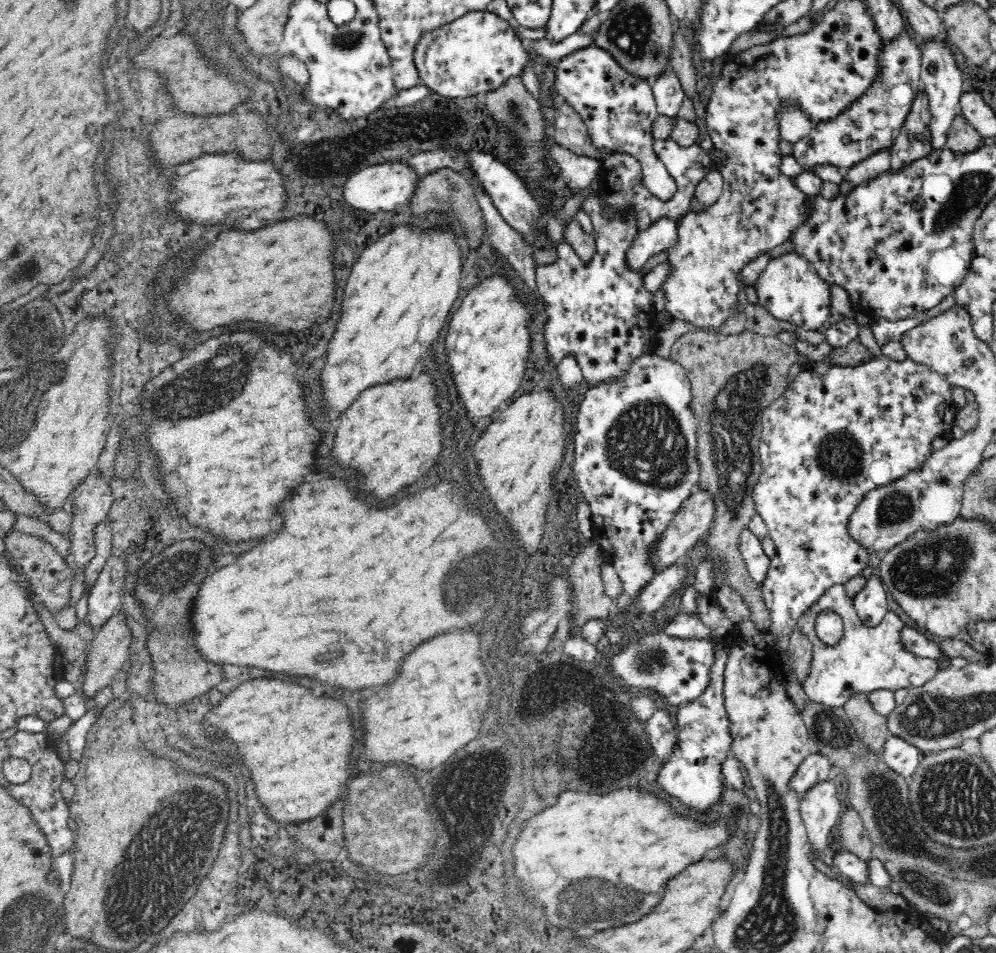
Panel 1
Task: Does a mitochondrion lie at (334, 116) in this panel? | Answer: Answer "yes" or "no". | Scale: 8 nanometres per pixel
no

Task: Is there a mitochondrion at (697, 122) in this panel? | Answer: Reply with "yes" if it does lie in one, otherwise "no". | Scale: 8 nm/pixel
no

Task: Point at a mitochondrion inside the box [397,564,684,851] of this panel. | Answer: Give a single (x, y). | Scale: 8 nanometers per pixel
(491, 783)

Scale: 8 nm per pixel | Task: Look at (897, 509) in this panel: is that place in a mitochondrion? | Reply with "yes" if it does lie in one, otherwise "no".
yes

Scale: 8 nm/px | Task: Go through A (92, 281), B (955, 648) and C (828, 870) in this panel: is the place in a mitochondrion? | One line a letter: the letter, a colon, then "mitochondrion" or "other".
A: other
B: other
C: other

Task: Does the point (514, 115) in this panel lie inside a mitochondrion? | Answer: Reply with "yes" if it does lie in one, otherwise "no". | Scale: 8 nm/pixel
yes

